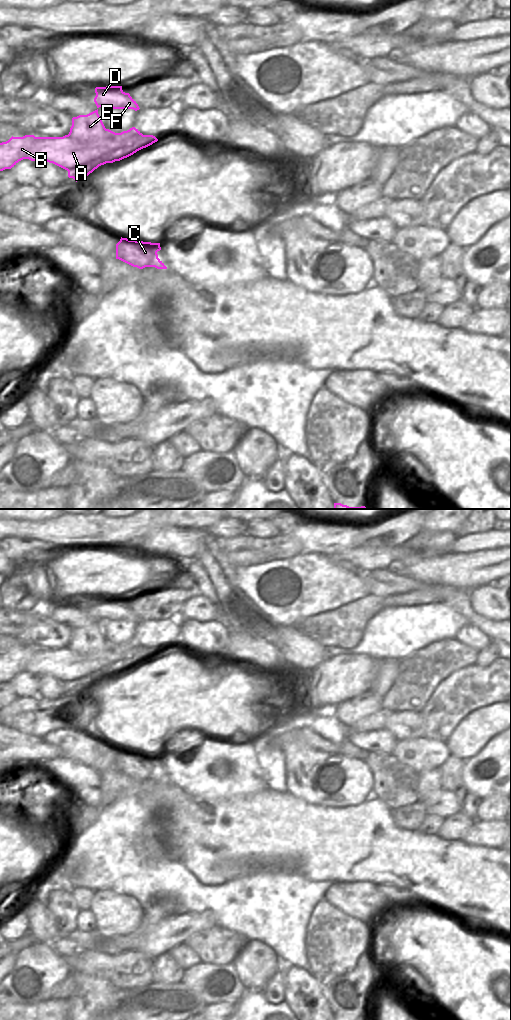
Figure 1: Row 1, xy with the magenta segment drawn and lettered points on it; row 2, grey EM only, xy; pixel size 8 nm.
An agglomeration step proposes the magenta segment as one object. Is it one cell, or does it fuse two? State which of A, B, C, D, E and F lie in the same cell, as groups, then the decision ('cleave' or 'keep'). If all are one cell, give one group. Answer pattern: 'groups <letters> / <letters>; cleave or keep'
groups A B C / D E F; cleave

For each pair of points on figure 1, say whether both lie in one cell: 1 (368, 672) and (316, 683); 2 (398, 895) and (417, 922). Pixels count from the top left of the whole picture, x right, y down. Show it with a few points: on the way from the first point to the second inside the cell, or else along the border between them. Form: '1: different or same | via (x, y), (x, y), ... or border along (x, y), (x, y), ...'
1: same | via (355, 674), (338, 678), (329, 683)
2: different | border along (427, 906), (401, 909)

